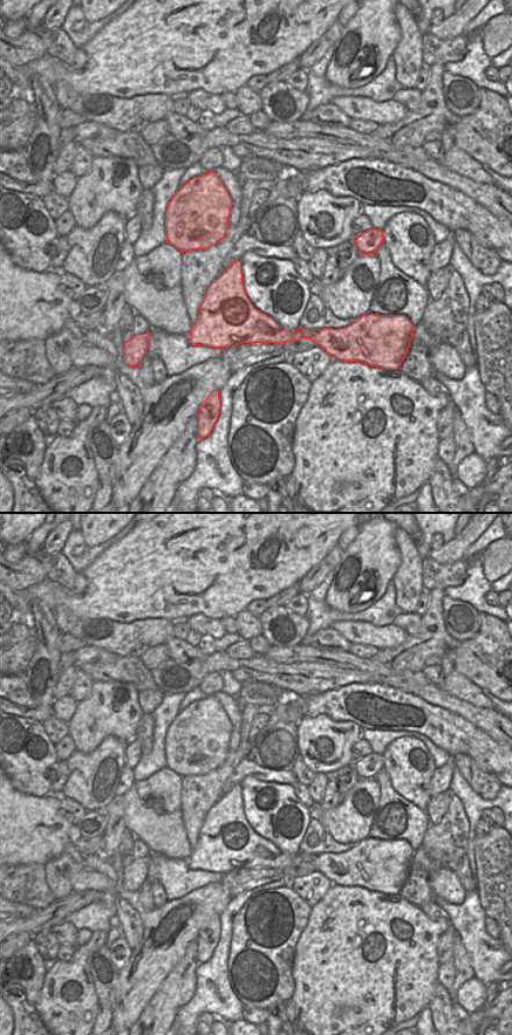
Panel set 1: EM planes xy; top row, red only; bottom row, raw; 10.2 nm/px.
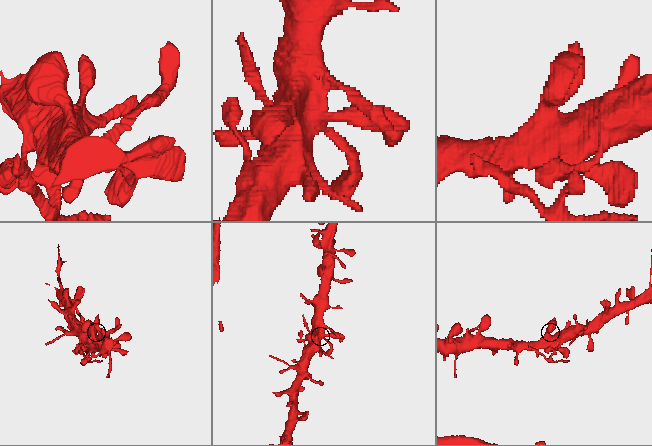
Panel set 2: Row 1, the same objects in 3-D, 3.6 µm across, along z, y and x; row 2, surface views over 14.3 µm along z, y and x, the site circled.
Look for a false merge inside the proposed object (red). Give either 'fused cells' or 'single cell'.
fused cells

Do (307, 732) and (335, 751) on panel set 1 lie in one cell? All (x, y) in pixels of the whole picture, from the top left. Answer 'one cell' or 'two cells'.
one cell

